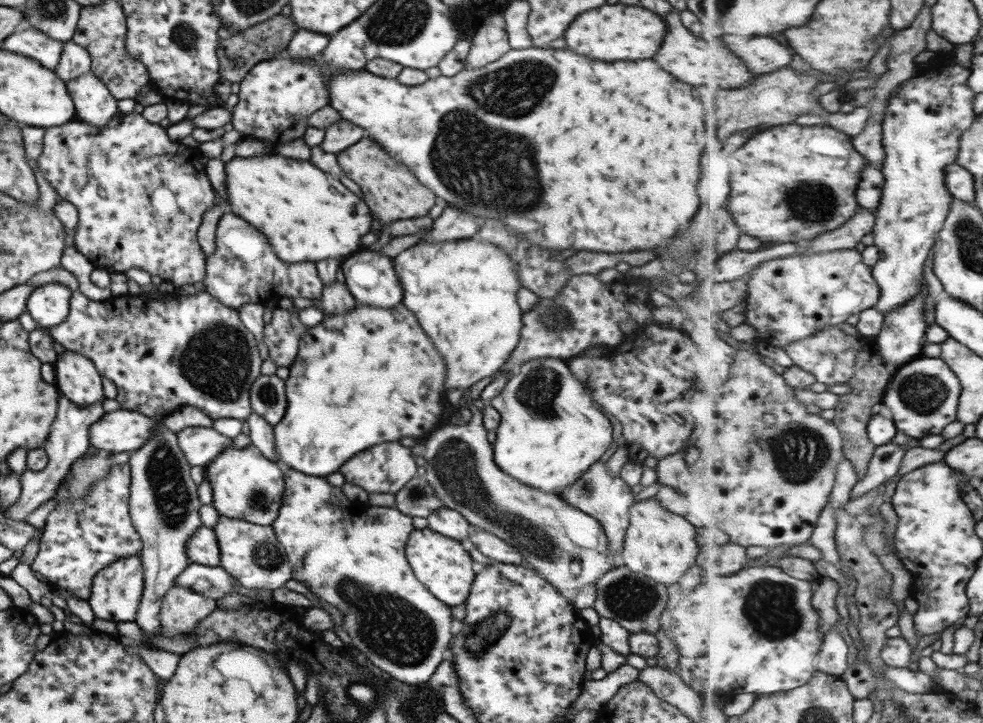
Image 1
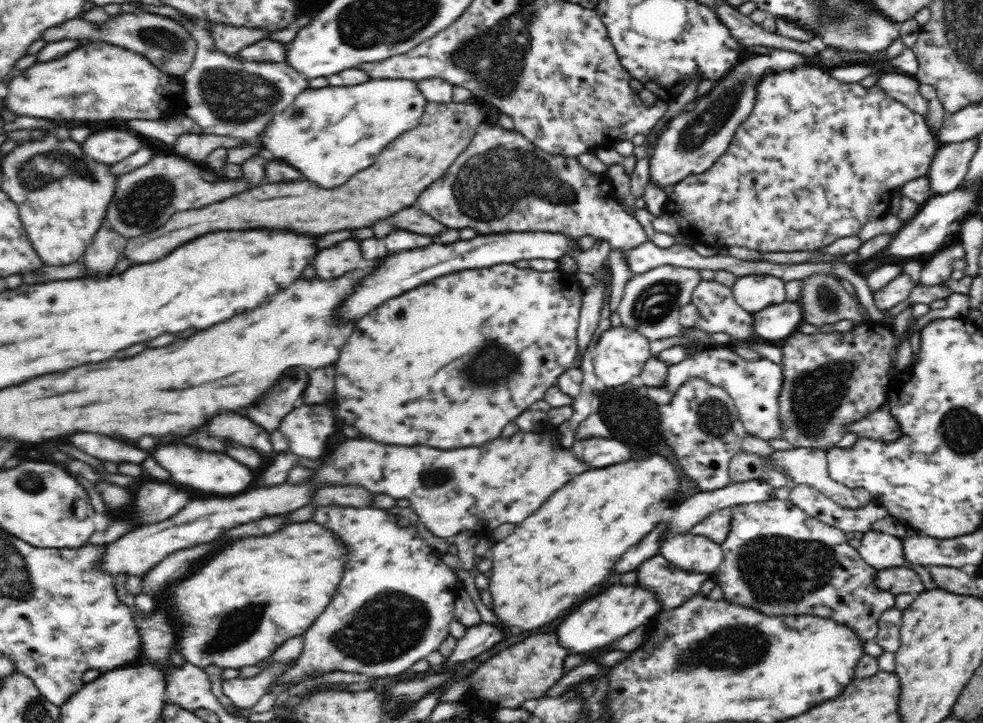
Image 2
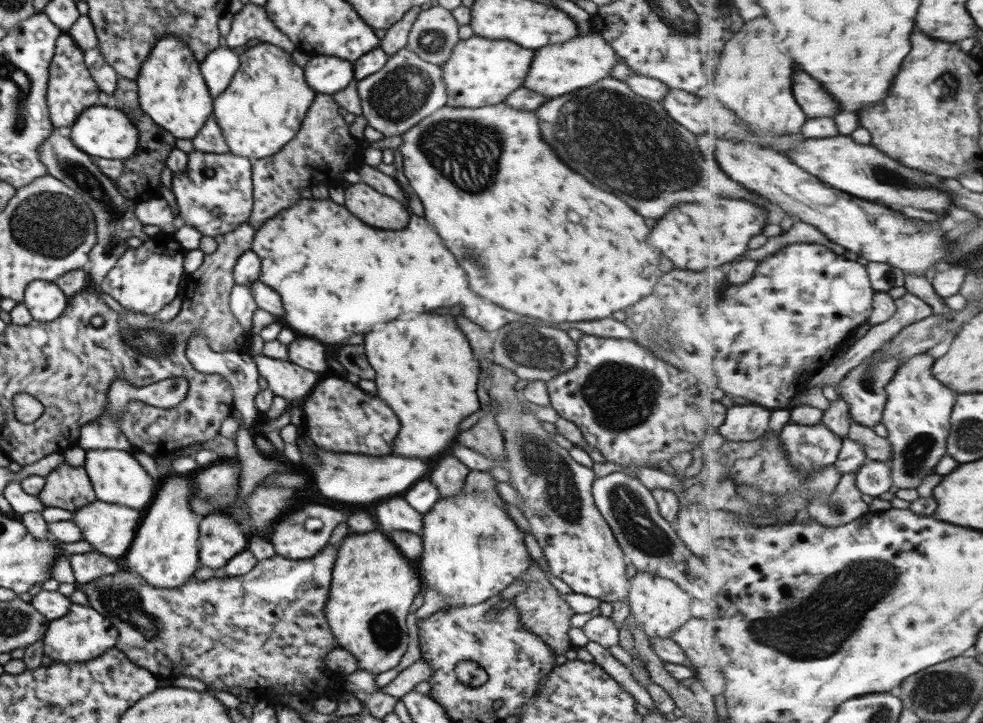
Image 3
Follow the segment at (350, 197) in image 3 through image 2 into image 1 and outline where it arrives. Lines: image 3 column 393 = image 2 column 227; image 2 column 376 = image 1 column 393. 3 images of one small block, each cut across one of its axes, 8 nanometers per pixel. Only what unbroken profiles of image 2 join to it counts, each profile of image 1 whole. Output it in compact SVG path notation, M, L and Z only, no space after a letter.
M367 136L357 144L339 152L337 158L346 176L362 188L366 204L370 206L374 218L378 218L384 226L400 219L416 217L427 219L428 211L436 204L437 196L434 191L420 184L410 172L410 168L398 164L394 156L382 150Z

